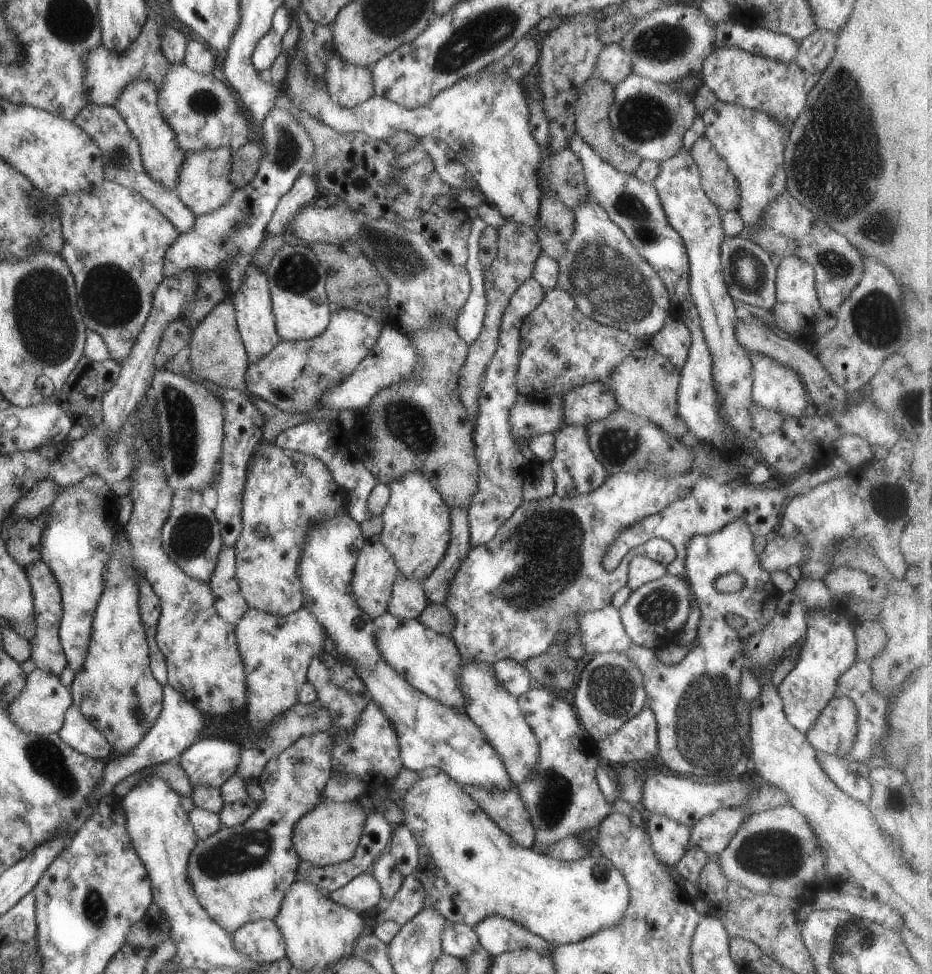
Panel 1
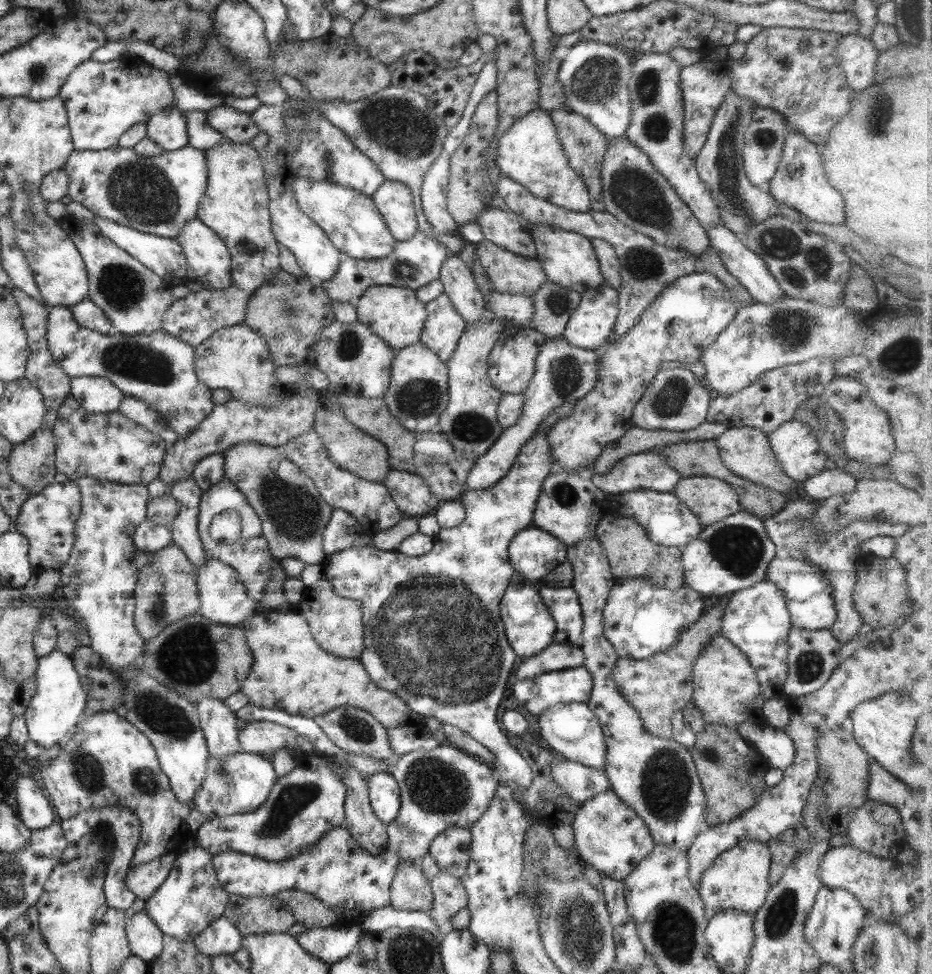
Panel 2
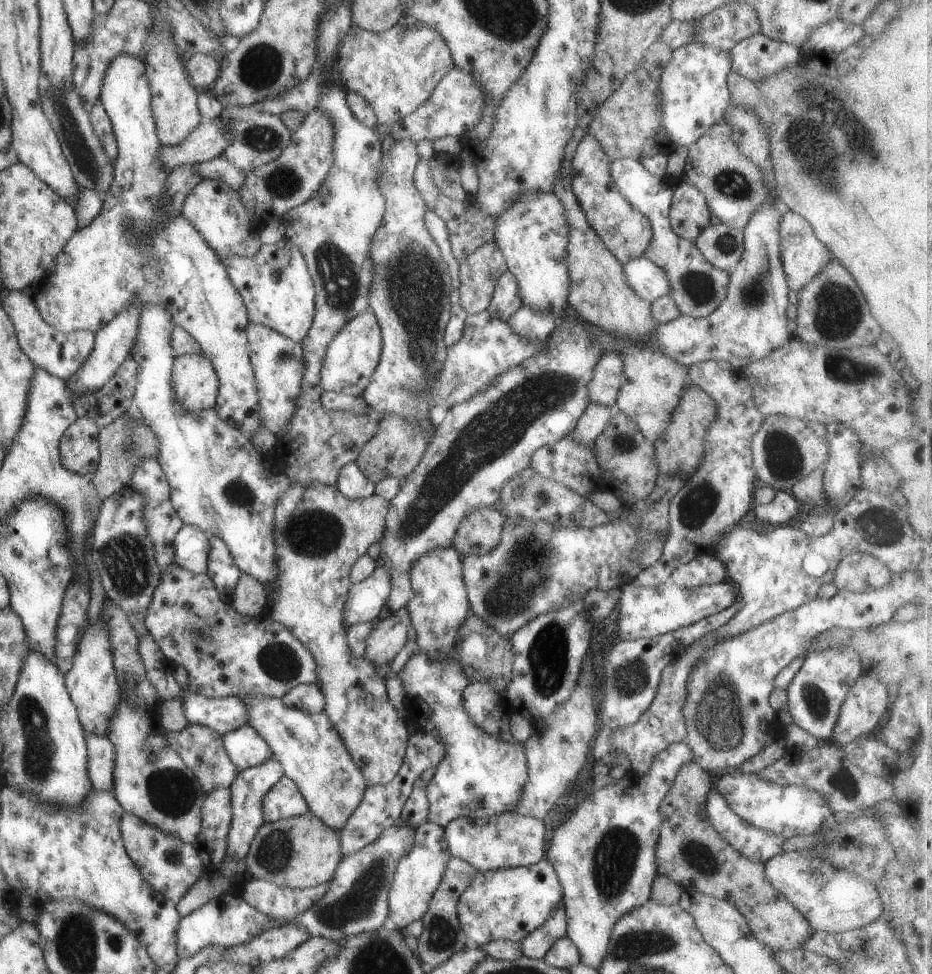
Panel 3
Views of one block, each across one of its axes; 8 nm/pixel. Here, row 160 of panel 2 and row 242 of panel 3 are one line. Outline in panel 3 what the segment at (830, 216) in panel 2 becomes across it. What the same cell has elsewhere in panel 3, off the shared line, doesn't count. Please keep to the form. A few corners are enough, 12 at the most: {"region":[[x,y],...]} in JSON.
{"region":[[783,210],[780,259],[793,292],[832,259],[810,224]]}

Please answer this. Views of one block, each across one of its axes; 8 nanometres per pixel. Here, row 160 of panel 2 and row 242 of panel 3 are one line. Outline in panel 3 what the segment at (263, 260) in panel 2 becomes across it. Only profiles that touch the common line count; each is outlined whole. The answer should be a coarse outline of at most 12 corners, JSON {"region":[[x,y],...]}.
{"region":[[202,178],[180,213],[221,259],[261,246],[239,193]]}

